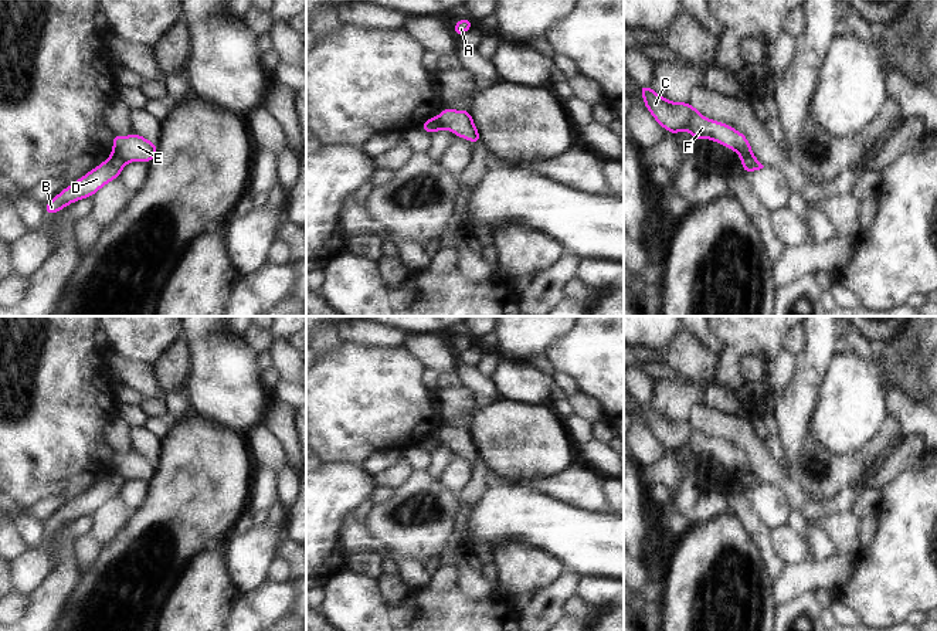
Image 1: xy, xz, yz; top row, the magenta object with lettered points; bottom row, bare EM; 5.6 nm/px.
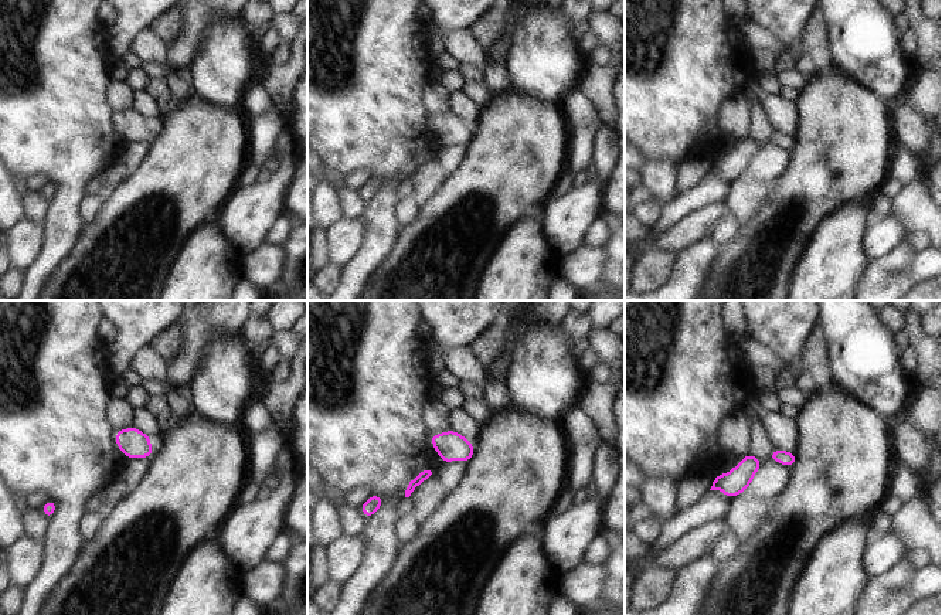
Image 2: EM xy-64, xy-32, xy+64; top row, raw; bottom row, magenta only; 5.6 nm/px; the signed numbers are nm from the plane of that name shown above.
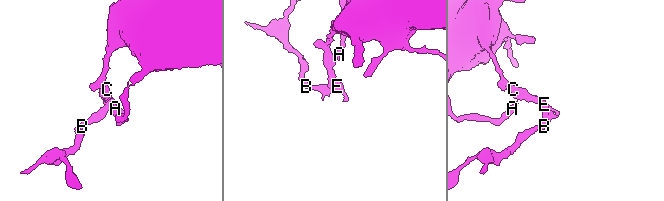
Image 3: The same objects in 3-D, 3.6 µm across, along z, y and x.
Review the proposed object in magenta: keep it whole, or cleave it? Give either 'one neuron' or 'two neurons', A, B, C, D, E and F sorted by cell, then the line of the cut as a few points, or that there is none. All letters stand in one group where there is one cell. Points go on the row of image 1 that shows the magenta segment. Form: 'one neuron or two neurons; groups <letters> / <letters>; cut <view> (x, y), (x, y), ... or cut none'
two neurons; groups A C E F / B D; cut xy (114, 151), (128, 162)

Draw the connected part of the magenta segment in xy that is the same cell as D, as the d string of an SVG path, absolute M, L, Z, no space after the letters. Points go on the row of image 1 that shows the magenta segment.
M112 152L105 162L77 179L71 186L61 190L54 199L43 204L47 217L64 210L71 203L82 199L91 199L98 190L105 187L109 182L119 179L128 160L119 153Z

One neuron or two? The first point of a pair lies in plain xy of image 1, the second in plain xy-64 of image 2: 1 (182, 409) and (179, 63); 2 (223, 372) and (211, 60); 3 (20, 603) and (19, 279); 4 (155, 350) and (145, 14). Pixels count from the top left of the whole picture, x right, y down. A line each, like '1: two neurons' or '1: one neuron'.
1: two neurons
2: one neuron
3: one neuron
4: one neuron

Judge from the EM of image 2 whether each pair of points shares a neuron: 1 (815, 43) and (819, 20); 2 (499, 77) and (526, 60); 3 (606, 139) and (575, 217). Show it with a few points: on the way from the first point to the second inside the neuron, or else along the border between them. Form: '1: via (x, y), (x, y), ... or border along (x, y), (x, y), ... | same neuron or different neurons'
1: via (818, 37), (818, 26) | same neuron
2: border along (506, 64), (513, 85) | different neurons
3: via (605, 159), (601, 182), (591, 197) | same neuron

